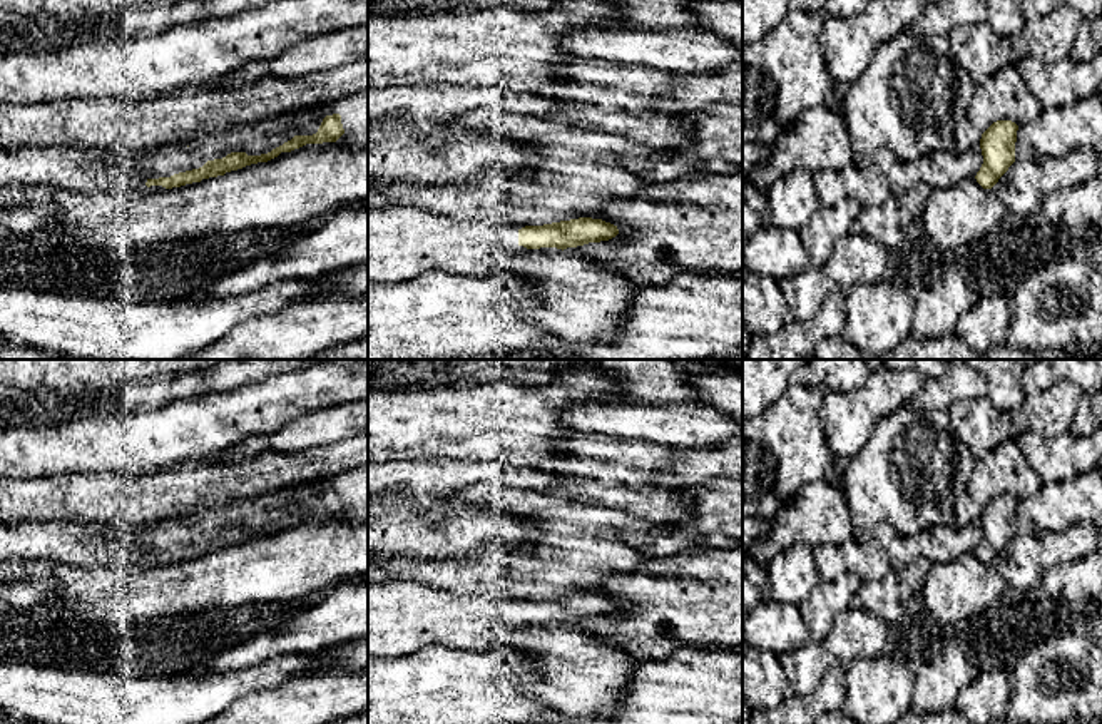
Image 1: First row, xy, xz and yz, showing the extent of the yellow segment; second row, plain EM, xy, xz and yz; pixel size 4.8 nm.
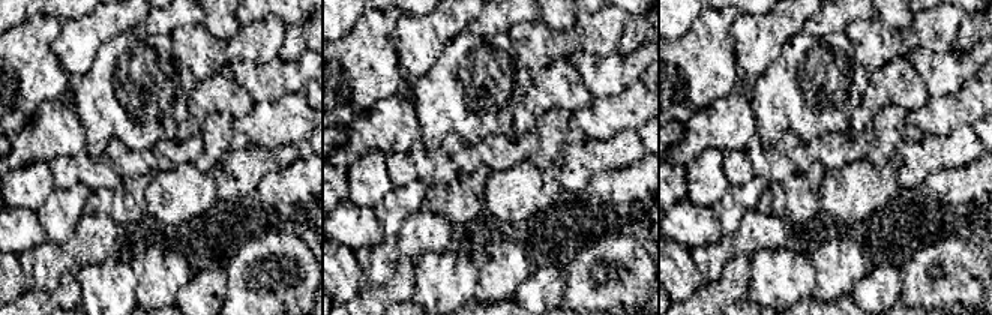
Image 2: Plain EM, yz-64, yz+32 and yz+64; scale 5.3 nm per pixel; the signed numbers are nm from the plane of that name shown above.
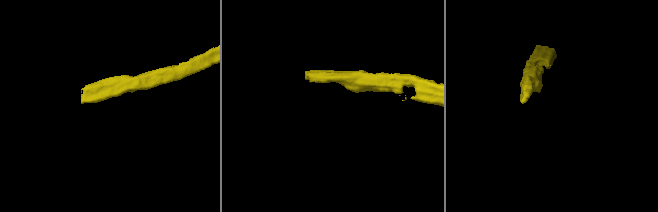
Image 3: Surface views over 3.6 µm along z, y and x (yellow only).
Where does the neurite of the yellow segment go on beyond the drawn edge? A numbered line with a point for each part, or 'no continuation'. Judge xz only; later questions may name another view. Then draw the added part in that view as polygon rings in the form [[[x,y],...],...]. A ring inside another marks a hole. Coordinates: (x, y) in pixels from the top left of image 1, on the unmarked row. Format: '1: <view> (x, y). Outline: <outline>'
1: xz (403, 617). Outline: [[[418,582],[368,584],[368,655],[393,659],[430,645],[483,649],[497,627],[518,627],[518,599],[460,595]]]

